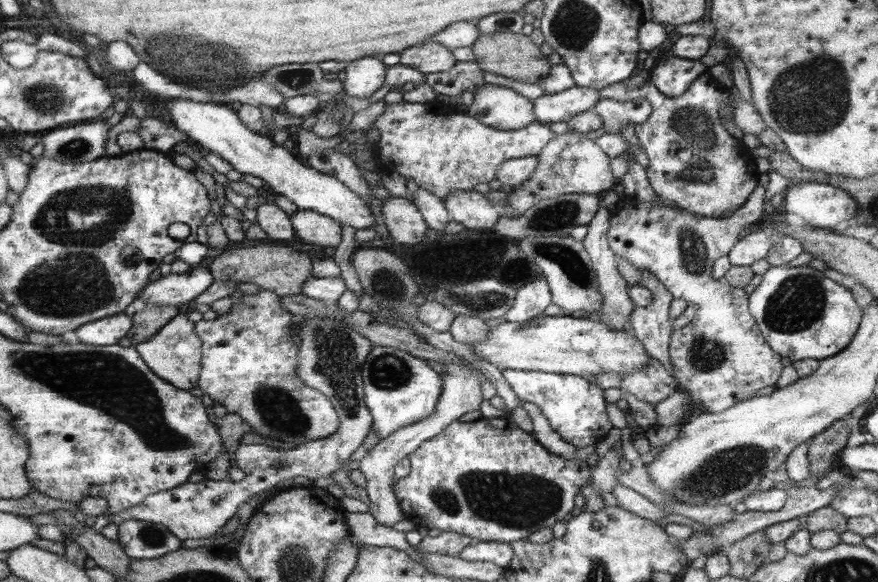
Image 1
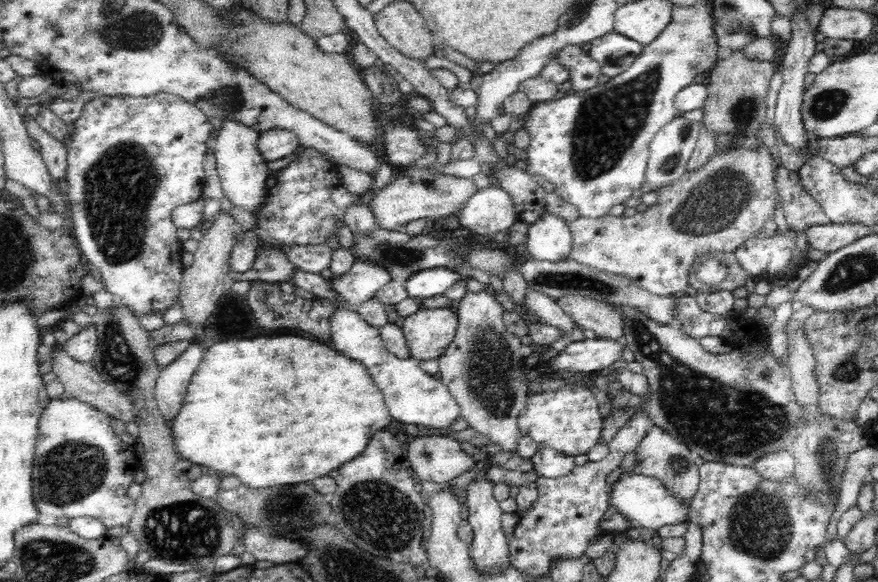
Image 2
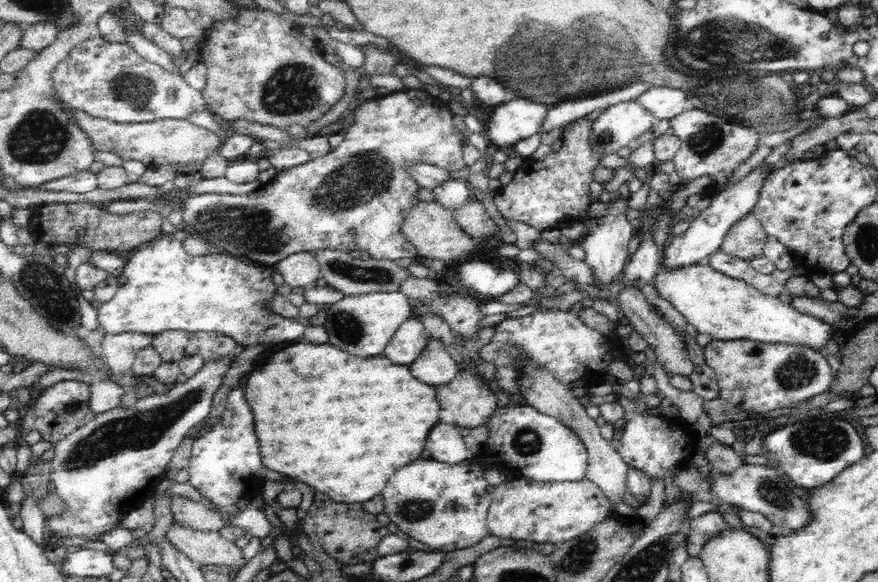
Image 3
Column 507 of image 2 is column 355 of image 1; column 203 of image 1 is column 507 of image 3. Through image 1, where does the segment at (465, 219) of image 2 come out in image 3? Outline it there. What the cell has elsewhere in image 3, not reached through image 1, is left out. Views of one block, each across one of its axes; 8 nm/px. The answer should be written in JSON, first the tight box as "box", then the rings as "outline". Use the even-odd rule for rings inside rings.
{"box":[487,96,550,152],"outline":[[[510,96],[505,103],[494,108],[494,114],[492,114],[490,124],[487,126],[489,143],[511,152],[512,146],[520,140],[540,133],[540,127],[547,120],[548,110],[550,109],[546,104],[540,104],[536,100],[524,100],[524,98],[512,98]]]}

